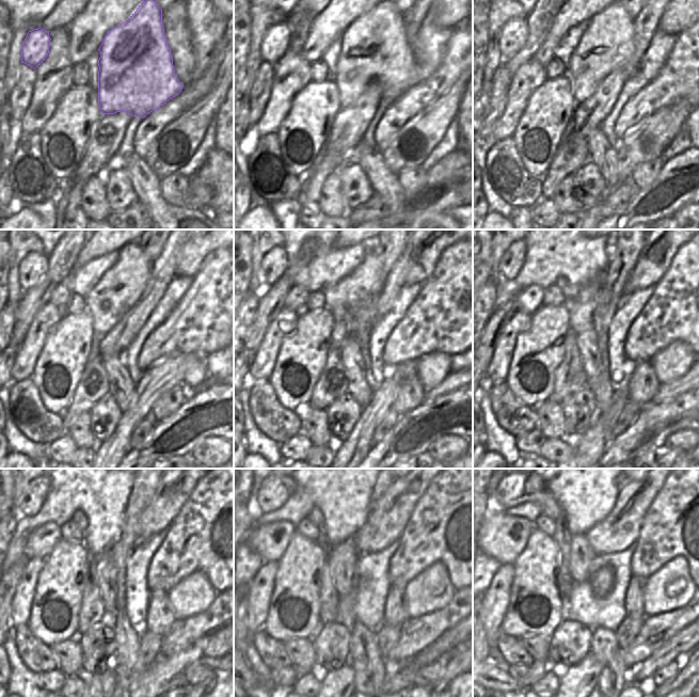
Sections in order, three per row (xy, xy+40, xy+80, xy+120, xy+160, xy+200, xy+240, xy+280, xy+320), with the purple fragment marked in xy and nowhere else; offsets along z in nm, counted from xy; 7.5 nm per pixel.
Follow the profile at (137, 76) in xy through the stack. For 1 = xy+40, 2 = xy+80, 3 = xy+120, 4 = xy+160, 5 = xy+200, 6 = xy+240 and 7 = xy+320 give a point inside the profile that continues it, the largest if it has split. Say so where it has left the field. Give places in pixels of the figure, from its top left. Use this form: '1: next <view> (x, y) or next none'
1: next xy+40 (375, 50)
2: next xy+80 (607, 44)
3: next xy+120 (122, 286)
4: next xy+160 (366, 281)
5: next xy+200 (569, 291)
6: next xy+240 (79, 518)
7: next xy+320 (512, 490)

